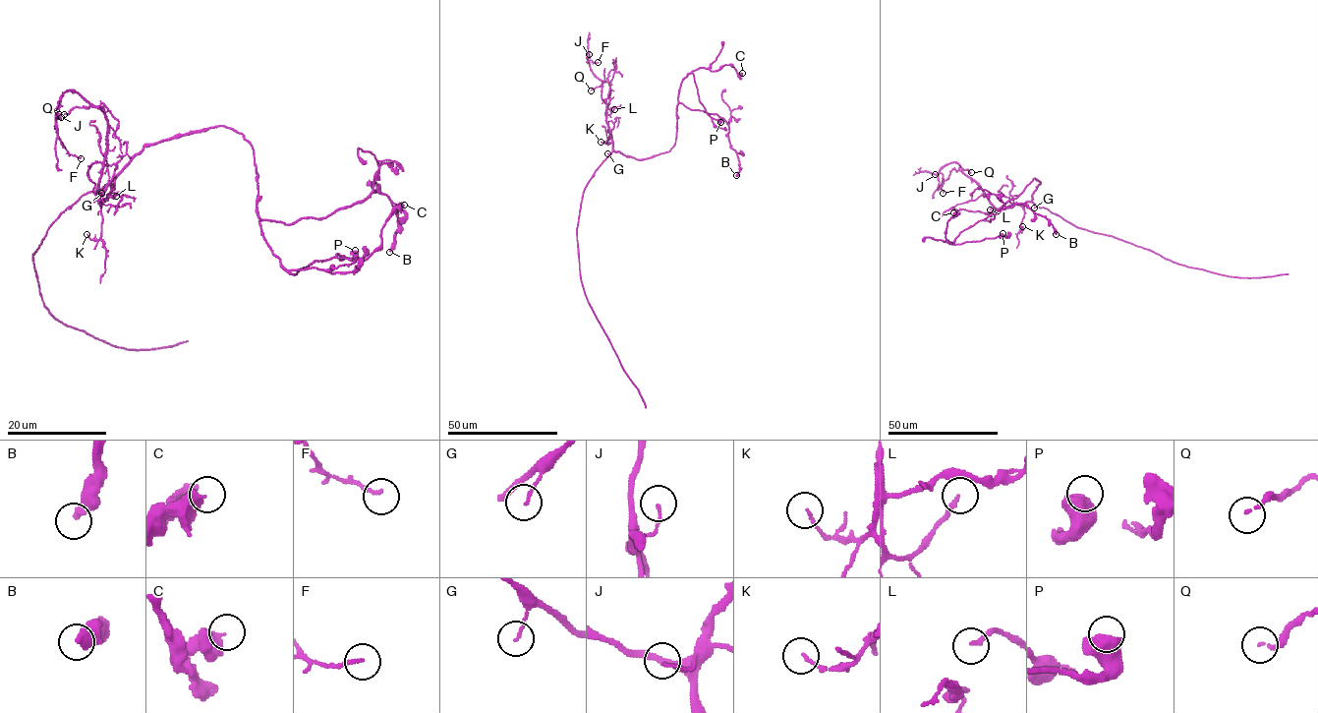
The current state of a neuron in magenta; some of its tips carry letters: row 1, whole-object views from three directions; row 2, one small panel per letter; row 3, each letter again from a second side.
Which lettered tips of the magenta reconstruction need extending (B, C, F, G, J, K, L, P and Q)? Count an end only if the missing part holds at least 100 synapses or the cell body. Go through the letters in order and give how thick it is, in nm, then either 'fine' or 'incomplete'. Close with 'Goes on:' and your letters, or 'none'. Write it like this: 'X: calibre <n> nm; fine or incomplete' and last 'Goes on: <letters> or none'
B: calibre 440 nm; fine
C: calibre 500 nm; fine
F: calibre 140 nm; fine
G: calibre 100 nm; fine
J: calibre 90 nm; fine
K: calibre 110 nm; fine
L: calibre 170 nm; fine
P: calibre 850 nm; fine
Q: calibre 110 nm; fine
Goes on: none

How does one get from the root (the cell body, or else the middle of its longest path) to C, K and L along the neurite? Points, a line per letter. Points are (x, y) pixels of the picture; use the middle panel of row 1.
C: (599, 166), (612, 151), (644, 159), (673, 146), (679, 89), (692, 71), (731, 65), (742, 73)
K: (599, 166), (611, 151), (612, 146), (607, 144), (607, 140), (601, 142)
L: (599, 166), (611, 151), (606, 116), (614, 109)

